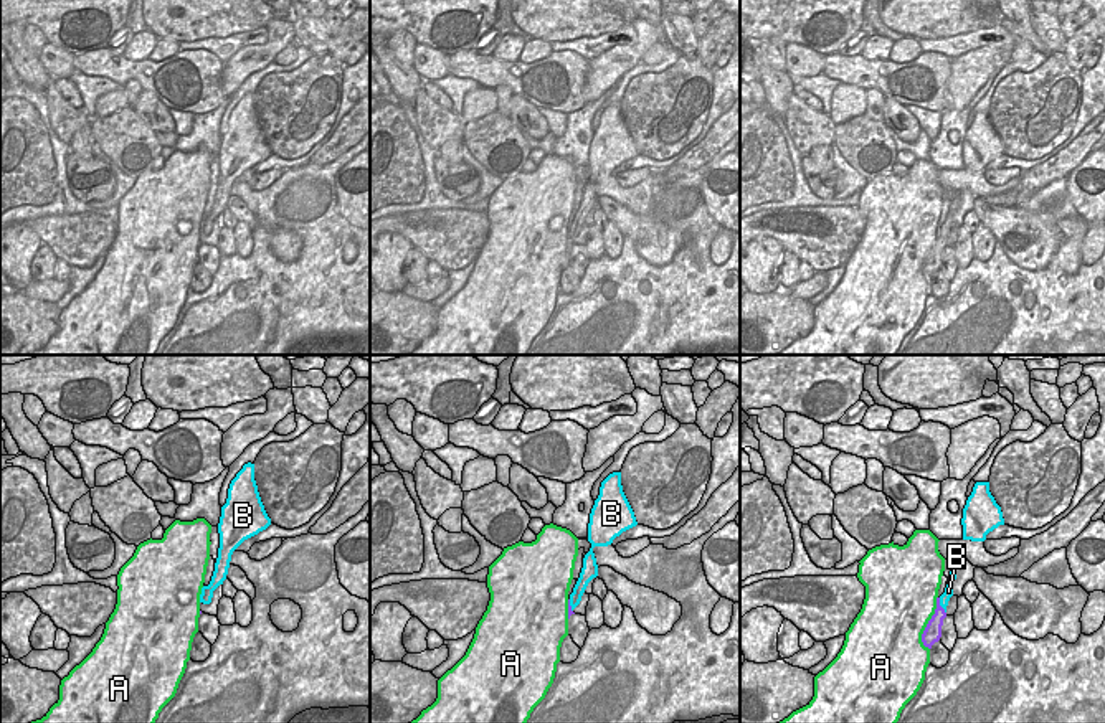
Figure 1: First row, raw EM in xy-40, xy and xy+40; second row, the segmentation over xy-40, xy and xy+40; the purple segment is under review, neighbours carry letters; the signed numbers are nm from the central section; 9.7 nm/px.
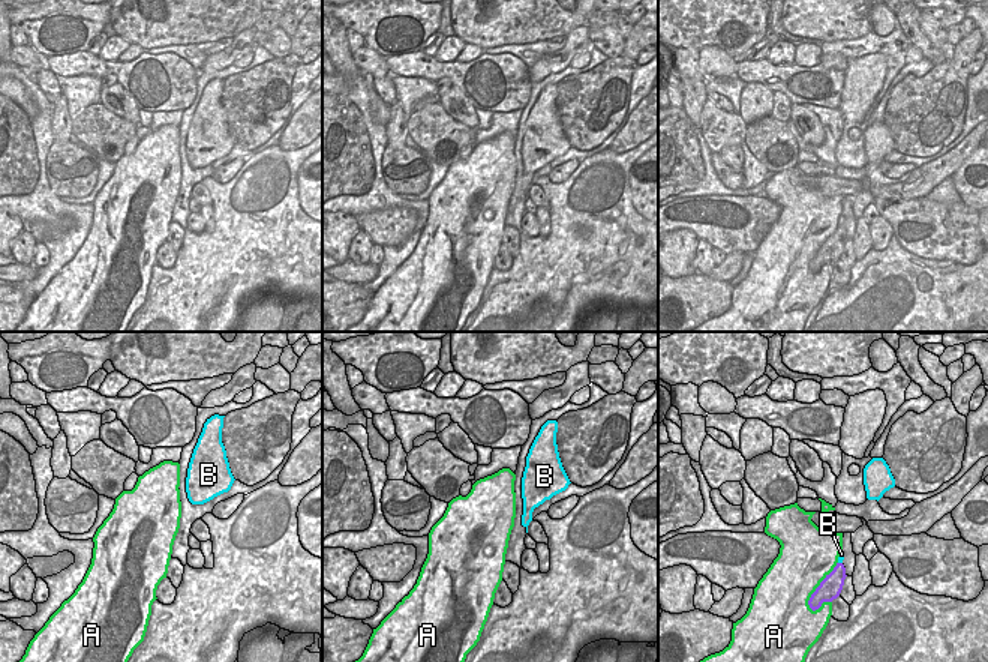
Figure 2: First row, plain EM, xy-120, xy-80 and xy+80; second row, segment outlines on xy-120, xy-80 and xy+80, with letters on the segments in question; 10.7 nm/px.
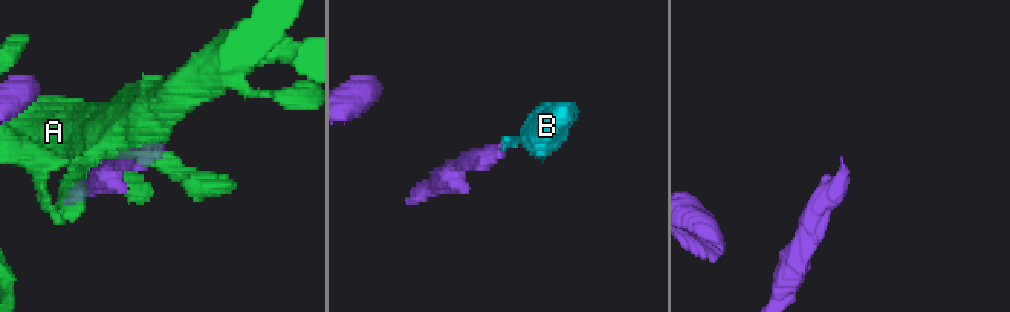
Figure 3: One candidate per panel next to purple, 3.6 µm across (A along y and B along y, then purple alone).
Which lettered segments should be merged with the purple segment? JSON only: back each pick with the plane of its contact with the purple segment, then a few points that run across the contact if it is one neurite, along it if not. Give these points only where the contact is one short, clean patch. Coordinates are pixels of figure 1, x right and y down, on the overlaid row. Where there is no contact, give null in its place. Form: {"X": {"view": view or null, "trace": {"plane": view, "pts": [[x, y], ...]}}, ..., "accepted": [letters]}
{"B": {"view": "xy+40", "trace": {"plane": "xy+40", "pts": [[934, 628], [940, 606], [948, 591]]}}, "accepted": ["B"]}

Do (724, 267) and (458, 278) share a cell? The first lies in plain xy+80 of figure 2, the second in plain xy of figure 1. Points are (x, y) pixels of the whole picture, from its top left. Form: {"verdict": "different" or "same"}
{"verdict": "different"}

